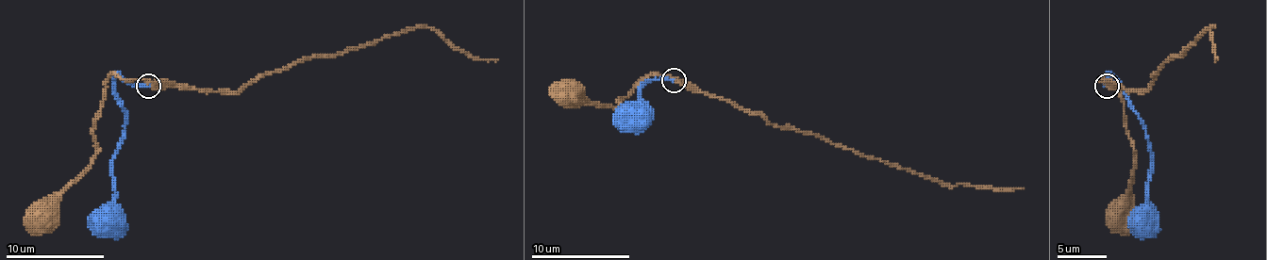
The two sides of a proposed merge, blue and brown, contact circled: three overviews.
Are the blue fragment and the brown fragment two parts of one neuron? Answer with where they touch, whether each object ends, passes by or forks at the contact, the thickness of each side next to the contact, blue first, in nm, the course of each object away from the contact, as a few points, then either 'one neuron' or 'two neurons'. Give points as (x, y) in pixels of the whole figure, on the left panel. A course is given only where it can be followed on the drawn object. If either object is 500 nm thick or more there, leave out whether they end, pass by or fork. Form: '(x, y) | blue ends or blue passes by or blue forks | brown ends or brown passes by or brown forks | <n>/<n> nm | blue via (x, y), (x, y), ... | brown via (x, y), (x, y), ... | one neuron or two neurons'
(148, 86) | blue ends | brown passes by | 200/240 nm | blue via (147, 87), (115, 79), (115, 94), (125, 116), (112, 160), (115, 197), (103, 210), (103, 232), (98, 236) | brown via (150, 87), (142, 79), (112, 74), (108, 79), (92, 131), (92, 163), (60, 195), (56, 212), (43, 219) | two neurons

